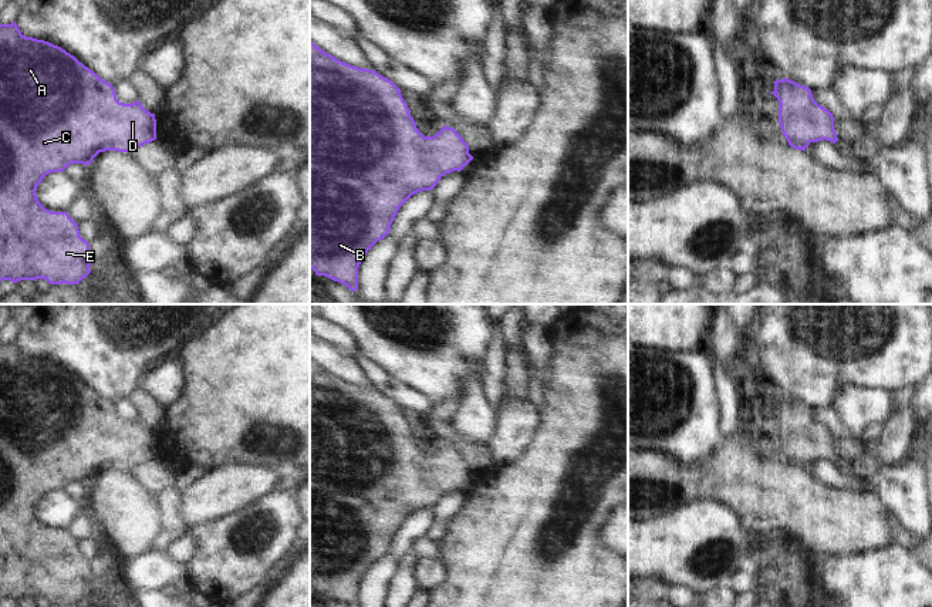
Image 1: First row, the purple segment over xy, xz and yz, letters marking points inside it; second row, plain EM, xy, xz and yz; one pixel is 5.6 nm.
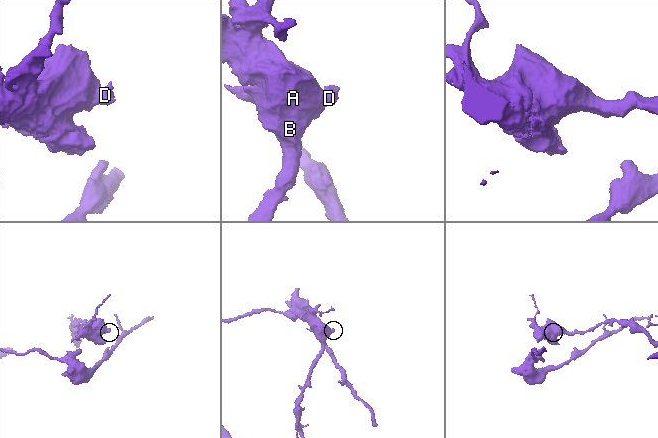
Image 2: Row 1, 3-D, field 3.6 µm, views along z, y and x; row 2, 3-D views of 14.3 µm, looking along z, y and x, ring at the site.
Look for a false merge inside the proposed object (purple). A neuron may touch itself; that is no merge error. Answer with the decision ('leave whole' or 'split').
leave whole

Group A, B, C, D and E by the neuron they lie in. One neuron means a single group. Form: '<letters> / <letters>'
A B C D E

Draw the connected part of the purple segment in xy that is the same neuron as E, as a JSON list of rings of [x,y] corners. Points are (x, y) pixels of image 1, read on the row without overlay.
[[[16,340],[11,343],[0,343],[0,600],[44,597],[50,603],[78,603],[85,597],[94,580],[90,570],[90,562],[80,554],[78,543],[67,530],[51,530],[45,527],[37,517],[36,509],[43,496],[51,490],[63,490],[71,482],[90,483],[99,471],[118,469],[131,471],[132,468],[149,462],[156,458],[155,432],[146,429],[139,419],[124,422],[116,418],[114,405],[99,397],[94,390],[80,381],[74,374],[58,364],[44,358],[26,355],[21,353]]]

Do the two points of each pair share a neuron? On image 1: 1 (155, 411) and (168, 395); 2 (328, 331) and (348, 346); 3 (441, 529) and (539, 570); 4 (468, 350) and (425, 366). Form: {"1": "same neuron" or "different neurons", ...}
{"1": "different neurons", "2": "same neuron", "3": "different neurons", "4": "same neuron"}

